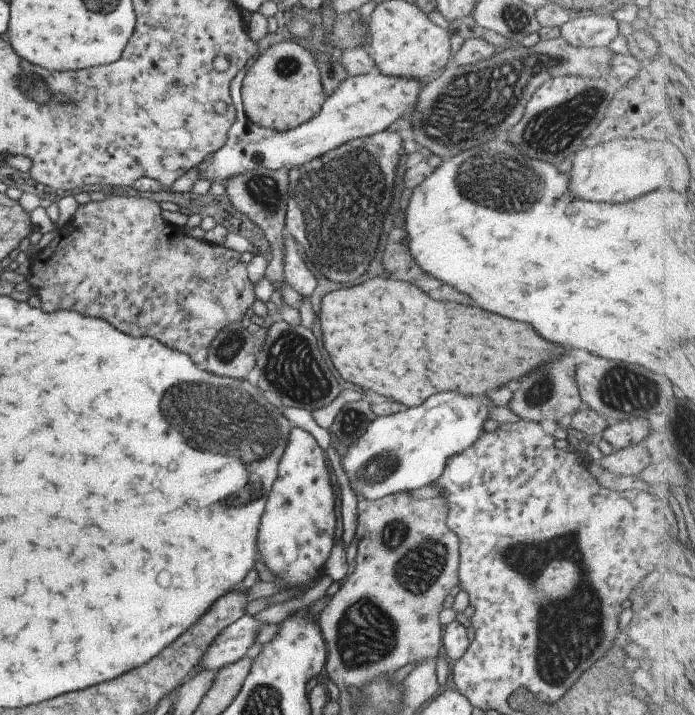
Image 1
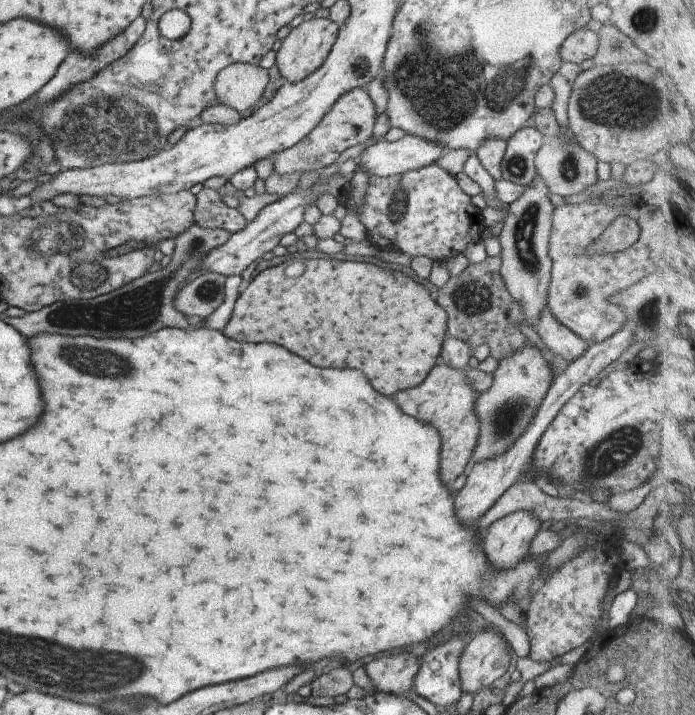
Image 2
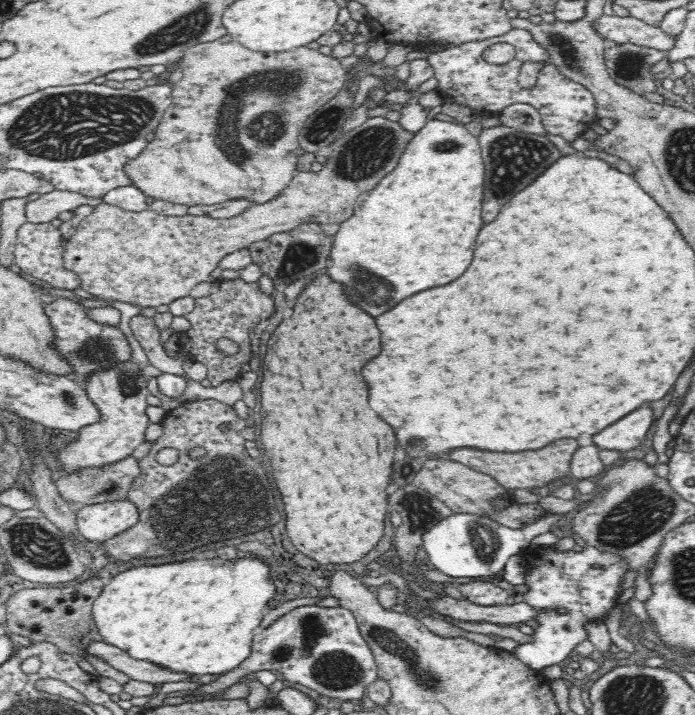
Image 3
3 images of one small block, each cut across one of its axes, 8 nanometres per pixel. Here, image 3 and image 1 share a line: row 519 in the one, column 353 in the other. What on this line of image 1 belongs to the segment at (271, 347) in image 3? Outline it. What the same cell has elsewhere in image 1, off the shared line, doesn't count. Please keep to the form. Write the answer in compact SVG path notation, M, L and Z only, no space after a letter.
M371 278L345 290L328 292L319 306L319 322L321 344L343 380L397 400L405 407L417 406L429 394L451 388L461 394L485 394L489 388L497 388L513 378L519 380L529 368L561 354L557 346L551 346L533 330L529 332L527 324L505 320L473 306L431 300L419 288L393 278Z

